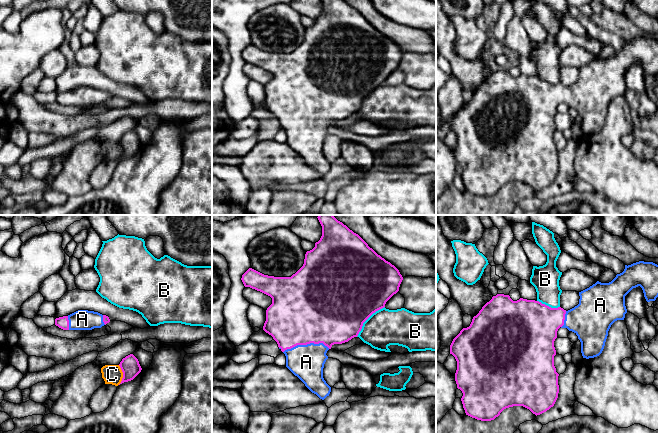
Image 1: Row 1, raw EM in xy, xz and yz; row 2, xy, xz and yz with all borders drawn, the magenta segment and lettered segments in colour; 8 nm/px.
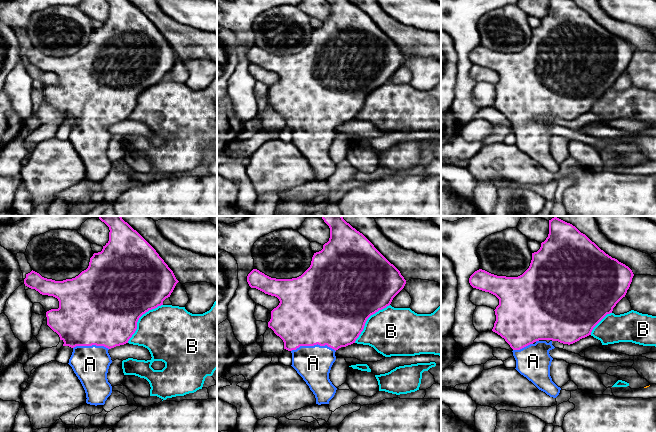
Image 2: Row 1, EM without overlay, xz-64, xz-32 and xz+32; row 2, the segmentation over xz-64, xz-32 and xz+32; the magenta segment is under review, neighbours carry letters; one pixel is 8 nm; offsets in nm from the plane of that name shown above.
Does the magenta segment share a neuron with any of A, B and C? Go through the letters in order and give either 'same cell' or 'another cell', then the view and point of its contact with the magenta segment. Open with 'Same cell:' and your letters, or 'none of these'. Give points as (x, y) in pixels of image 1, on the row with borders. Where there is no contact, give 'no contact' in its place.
Same cell: A
A: same cell; meets magenta in xz at (306, 344)
B: another cell; meets magenta in xz at (367, 318)
C: another cell; meets magenta in xy at (123, 375)

